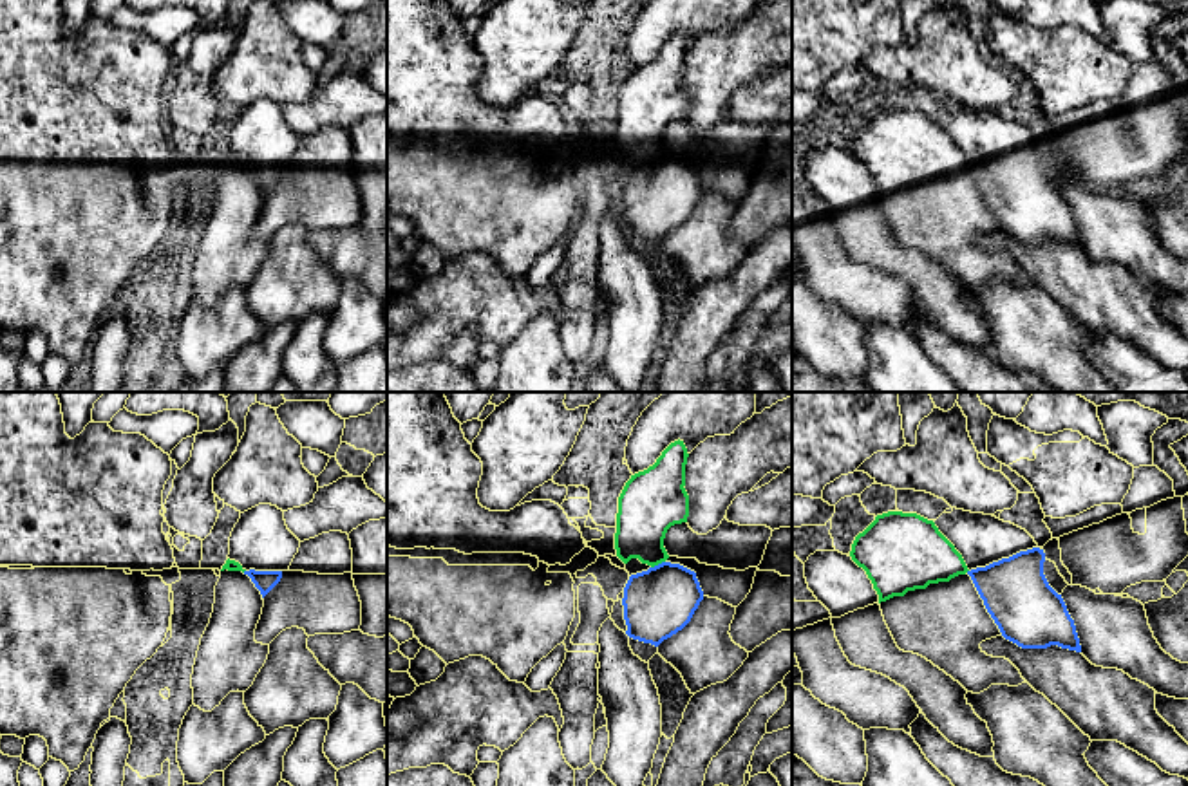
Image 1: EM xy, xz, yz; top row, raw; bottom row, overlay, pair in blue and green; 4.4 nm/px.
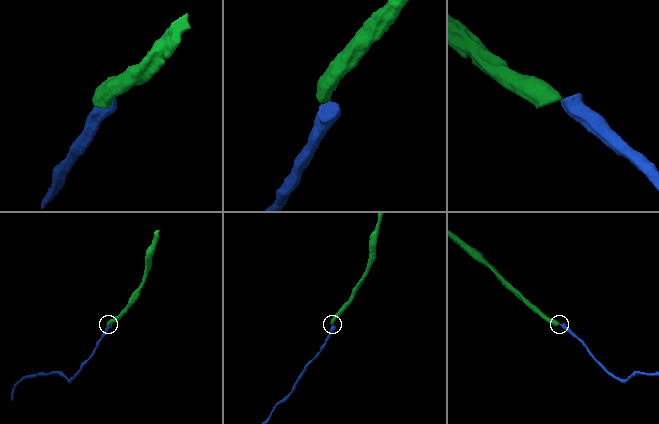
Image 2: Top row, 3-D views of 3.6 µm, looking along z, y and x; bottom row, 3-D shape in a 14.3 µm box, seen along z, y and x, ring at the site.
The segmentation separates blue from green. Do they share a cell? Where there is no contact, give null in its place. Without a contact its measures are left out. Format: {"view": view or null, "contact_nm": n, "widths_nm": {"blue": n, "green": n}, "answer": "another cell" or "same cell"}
{"view": "xz", "contact_nm": 70, "widths_nm": {"blue": 300, "green": 260}, "answer": "another cell"}

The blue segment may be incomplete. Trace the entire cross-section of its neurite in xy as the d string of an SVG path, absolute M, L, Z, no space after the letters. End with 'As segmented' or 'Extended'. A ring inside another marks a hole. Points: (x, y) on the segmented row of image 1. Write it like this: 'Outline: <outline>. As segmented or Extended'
Outline: M259 504L240 513L230 537L230 560L242 566L262 598L280 582L298 553L300 540L288 529L284 511Z. Extended

